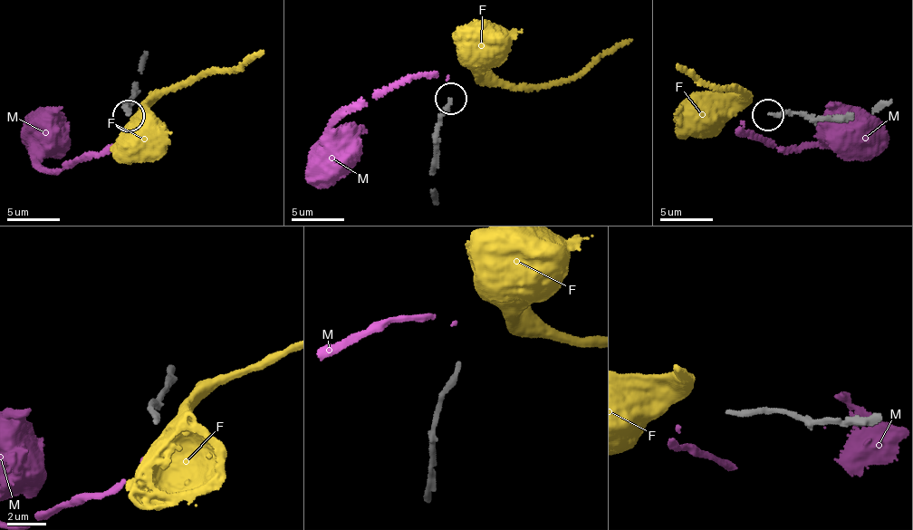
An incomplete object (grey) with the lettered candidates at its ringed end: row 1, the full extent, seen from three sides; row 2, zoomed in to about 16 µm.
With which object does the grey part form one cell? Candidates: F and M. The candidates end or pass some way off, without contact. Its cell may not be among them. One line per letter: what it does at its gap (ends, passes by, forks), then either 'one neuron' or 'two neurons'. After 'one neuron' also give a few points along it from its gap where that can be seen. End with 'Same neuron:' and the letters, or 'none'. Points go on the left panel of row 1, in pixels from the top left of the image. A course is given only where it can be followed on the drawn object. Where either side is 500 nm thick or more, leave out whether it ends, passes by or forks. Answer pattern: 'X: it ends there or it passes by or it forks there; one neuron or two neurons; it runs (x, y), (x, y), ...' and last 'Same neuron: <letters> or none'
F: two neurons
M: it ends there; one neuron; it runs (120, 133), (98, 154), (52, 170), (34, 156), (39, 152), (29, 130), (32, 124), (40, 127)
Same neuron: M

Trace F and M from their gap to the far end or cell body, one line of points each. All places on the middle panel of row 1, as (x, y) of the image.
F: (476, 81), (475, 47), (487, 43)
M: (447, 78), (414, 74), (355, 105), (331, 126), (331, 138), (321, 146), (321, 155), (329, 157)

